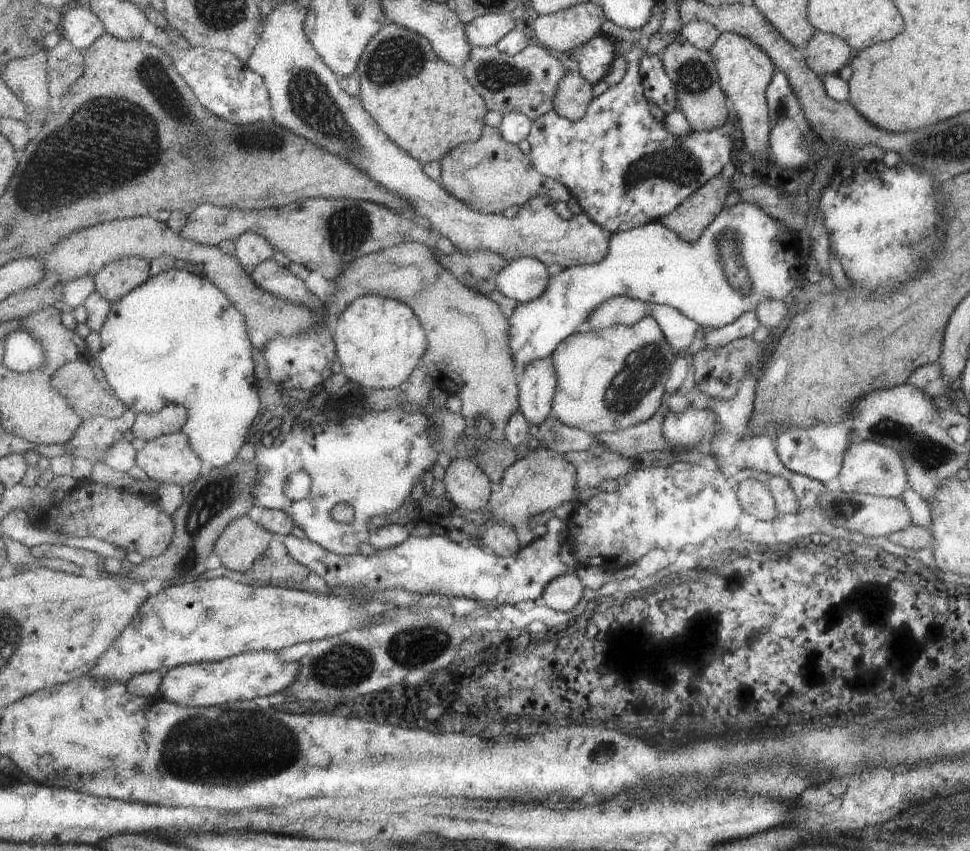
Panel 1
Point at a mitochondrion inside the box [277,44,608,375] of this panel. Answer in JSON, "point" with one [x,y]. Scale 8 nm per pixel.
{"point":[308,99]}

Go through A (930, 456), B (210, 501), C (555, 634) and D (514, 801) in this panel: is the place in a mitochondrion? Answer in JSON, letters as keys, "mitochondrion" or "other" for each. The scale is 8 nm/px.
{"A":"mitochondrion","B":"mitochondrion","C":"other","D":"other"}

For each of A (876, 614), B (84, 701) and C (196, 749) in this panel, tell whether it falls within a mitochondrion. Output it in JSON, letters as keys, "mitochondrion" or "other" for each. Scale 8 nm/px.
{"A":"other","B":"other","C":"mitochondrion"}

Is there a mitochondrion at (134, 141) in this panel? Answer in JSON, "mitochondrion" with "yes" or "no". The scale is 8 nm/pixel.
{"mitochondrion":"yes"}

